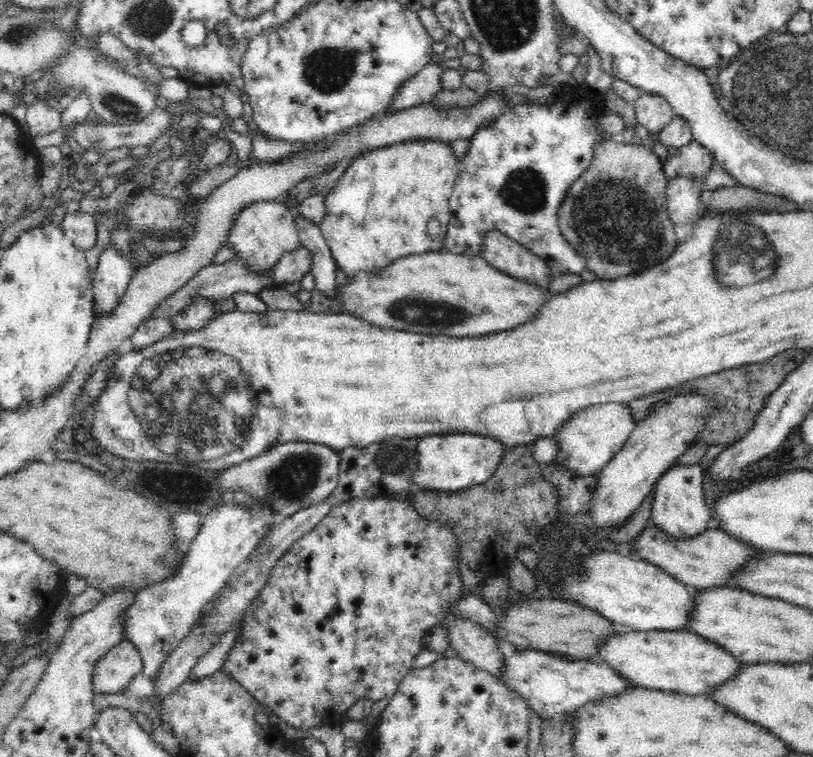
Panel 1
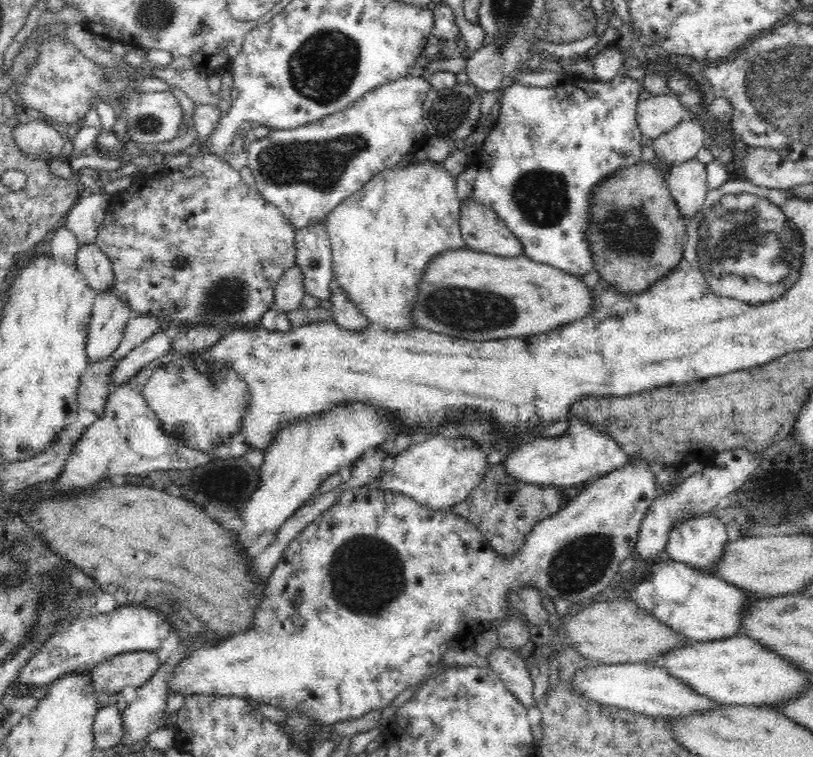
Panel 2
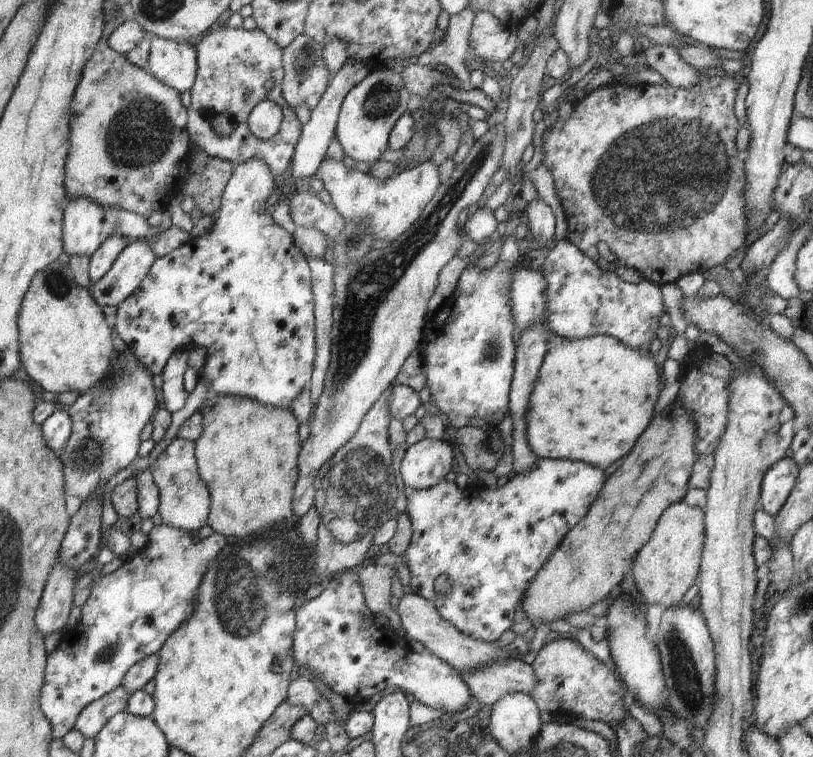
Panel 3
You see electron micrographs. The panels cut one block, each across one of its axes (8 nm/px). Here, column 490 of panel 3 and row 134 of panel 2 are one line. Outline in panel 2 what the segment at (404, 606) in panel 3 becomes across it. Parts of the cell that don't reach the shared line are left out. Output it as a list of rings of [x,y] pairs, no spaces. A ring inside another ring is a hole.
[[[674,95],[653,96],[639,102],[637,123],[644,136],[655,139],[688,119],[688,112]]]

